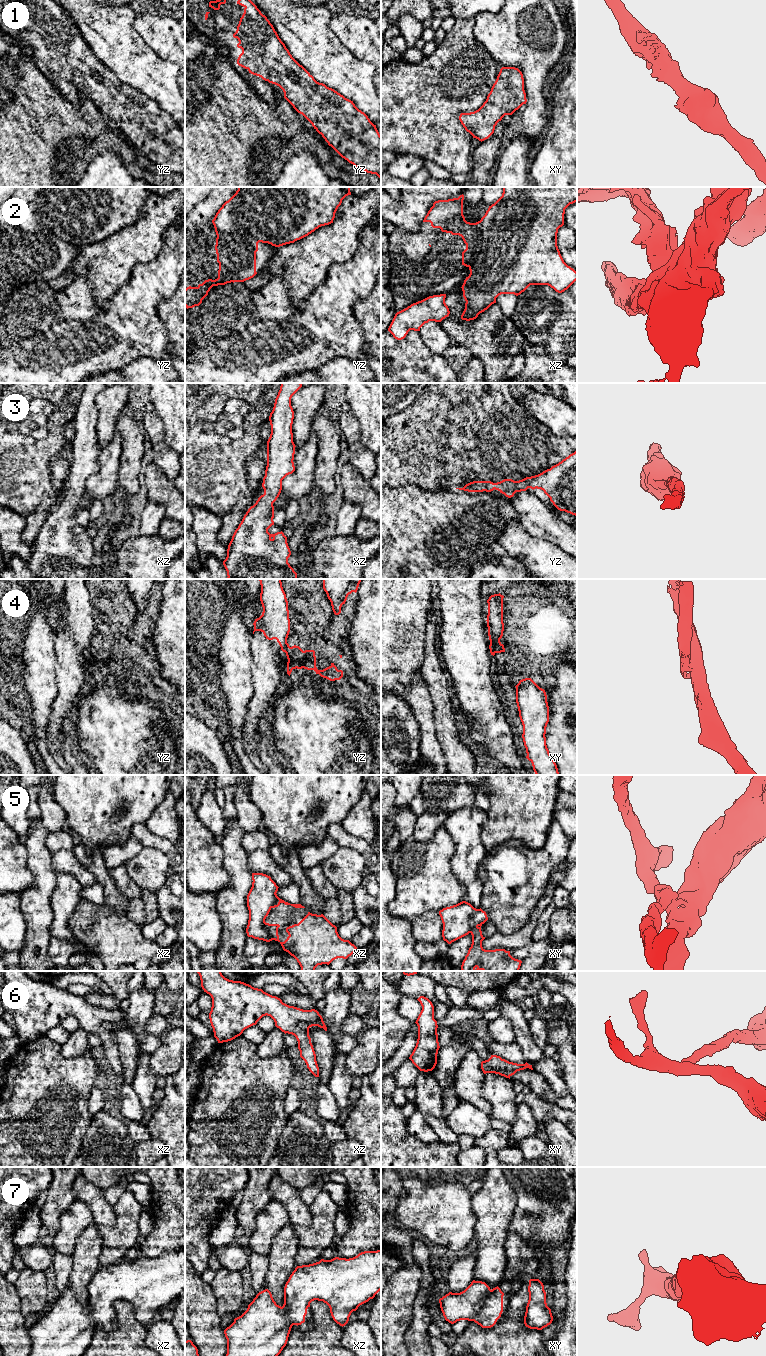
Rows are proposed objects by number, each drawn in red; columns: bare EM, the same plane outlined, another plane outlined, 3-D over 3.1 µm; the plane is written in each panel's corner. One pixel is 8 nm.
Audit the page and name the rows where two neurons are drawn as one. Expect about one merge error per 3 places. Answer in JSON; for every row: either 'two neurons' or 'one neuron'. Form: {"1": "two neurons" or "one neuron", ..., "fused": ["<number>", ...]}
{"1": "one neuron", "2": "two neurons", "3": "one neuron", "4": "two neurons", "5": "two neurons", "6": "one neuron", "7": "one neuron", "fused": ["2", "4", "5"]}

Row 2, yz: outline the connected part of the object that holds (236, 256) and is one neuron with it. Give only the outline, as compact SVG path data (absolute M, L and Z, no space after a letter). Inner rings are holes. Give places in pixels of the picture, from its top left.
M227 235L224 239L216 238L215 250L217 262L219 263L218 278L208 279L197 287L187 287L185 289L185 307L193 308L199 306L202 300L208 295L213 286L225 285L231 282L244 282L253 278L256 272L256 252L258 251L259 239L254 235Z

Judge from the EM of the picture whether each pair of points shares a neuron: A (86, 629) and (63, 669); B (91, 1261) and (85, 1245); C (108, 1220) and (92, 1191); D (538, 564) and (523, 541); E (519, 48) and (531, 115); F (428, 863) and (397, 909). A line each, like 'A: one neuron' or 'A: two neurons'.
A: one neuron
B: one neuron
C: one neuron
D: one neuron
E: one neuron
F: one neuron

